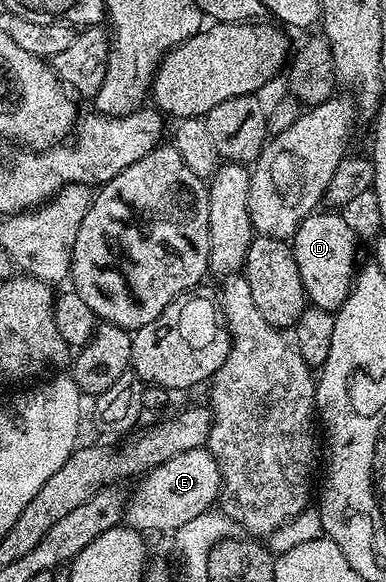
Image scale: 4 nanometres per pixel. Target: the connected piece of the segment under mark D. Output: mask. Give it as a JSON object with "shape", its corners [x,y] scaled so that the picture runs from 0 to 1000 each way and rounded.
{"shape":[[[858,359],[837,361],[785,375],[751,419],[798,522],[865,538],[883,531],[883,524],[894,524],[909,491],[920,488],[920,436],[930,431],[930,418],[920,412],[917,393],[878,371],[886,368]]]}

